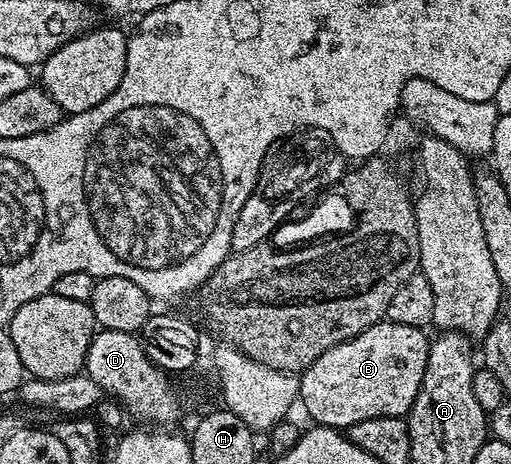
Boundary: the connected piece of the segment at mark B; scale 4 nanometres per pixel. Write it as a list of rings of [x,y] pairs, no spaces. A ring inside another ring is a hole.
[[[380,322],[369,326],[351,340],[325,350],[325,354],[321,354],[321,358],[317,358],[317,362],[313,362],[313,366],[306,368],[298,377],[298,399],[301,406],[303,404],[304,410],[315,419],[312,421],[316,425],[340,430],[349,429],[357,422],[365,422],[365,418],[406,417],[425,378],[425,362],[429,347],[429,336],[425,333],[427,332],[423,328]]]

